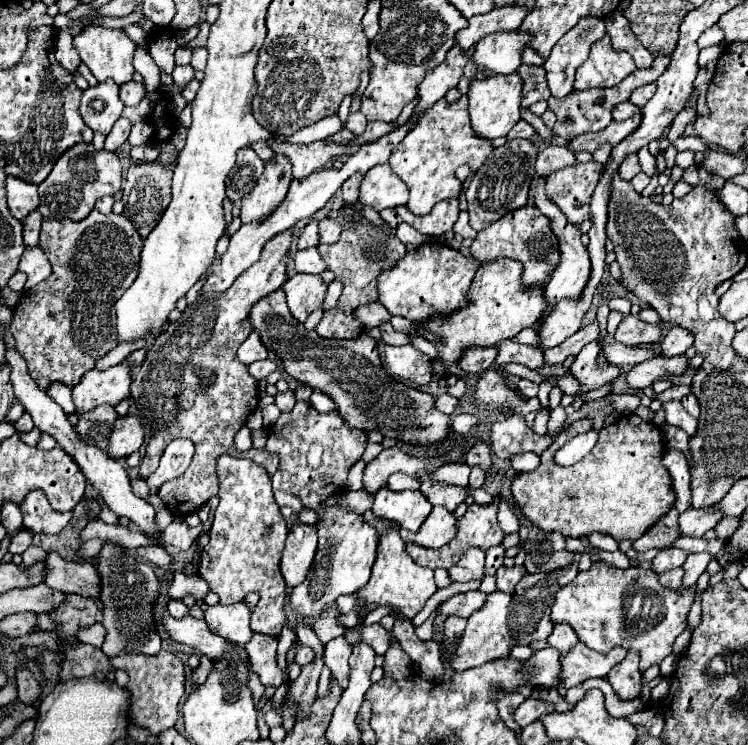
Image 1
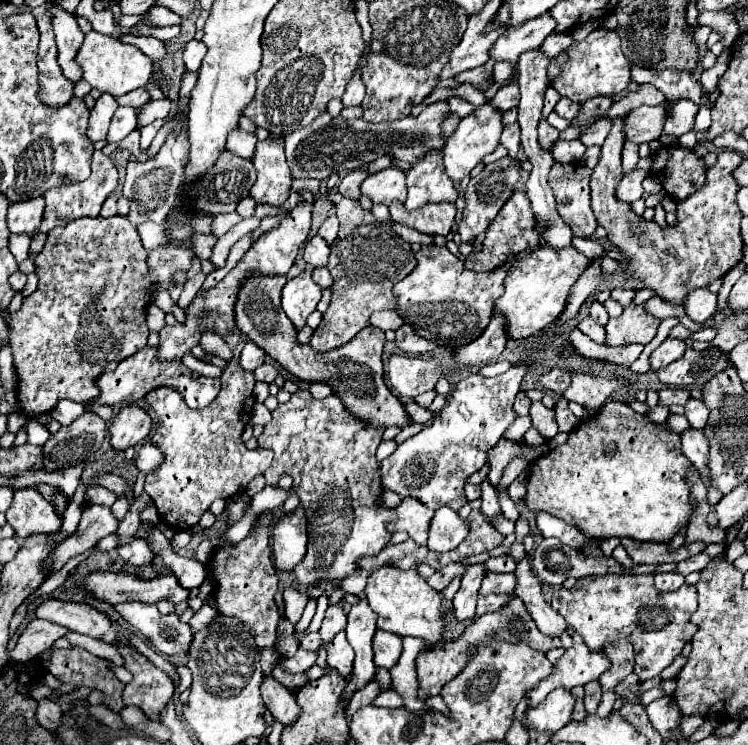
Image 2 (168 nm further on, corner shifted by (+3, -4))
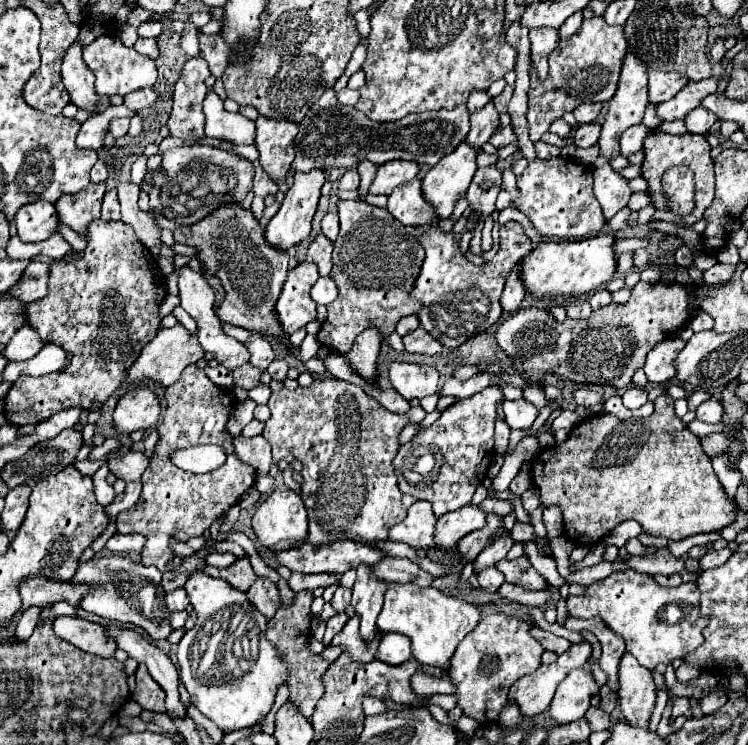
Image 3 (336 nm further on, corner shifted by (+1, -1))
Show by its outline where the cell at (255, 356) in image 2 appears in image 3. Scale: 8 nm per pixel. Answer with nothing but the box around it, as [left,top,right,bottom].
[246,337,276,369]

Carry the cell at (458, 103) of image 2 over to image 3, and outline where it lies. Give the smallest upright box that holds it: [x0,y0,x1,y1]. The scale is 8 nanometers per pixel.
[466,91,490,113]

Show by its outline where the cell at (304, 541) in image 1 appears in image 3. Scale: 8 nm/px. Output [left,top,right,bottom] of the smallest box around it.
[252,485,308,547]

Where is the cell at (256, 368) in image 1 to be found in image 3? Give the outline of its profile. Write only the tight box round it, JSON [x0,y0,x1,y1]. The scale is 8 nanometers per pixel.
[266,359,288,381]

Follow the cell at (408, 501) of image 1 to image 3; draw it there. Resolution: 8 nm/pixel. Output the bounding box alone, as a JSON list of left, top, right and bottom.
[390,501,436,549]

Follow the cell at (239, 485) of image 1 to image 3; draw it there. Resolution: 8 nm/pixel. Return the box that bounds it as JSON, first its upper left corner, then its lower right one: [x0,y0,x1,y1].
[246,575,280,617]

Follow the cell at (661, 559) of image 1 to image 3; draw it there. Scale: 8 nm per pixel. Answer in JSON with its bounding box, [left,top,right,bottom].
[700,547,732,569]

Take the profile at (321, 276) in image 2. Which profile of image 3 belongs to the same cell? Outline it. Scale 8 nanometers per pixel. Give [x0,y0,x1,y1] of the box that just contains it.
[312,277,338,305]

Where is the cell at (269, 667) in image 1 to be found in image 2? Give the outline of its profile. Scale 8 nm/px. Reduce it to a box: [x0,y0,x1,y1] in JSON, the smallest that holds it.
[262,676,300,728]

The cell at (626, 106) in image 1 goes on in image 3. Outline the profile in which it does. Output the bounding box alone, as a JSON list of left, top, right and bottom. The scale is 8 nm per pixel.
[574,123,602,147]

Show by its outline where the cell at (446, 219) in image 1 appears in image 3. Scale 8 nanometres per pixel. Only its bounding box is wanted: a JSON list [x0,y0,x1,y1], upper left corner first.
[388,179,438,225]

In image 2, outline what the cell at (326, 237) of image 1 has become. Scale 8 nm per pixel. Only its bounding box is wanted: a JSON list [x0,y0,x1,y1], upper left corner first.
[318,214,338,244]

